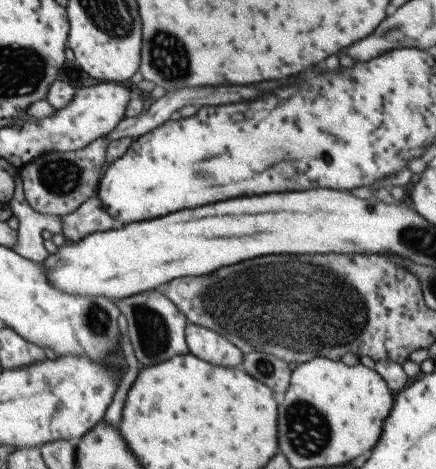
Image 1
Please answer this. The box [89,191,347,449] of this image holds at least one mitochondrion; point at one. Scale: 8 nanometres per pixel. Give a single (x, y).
(153, 329)

